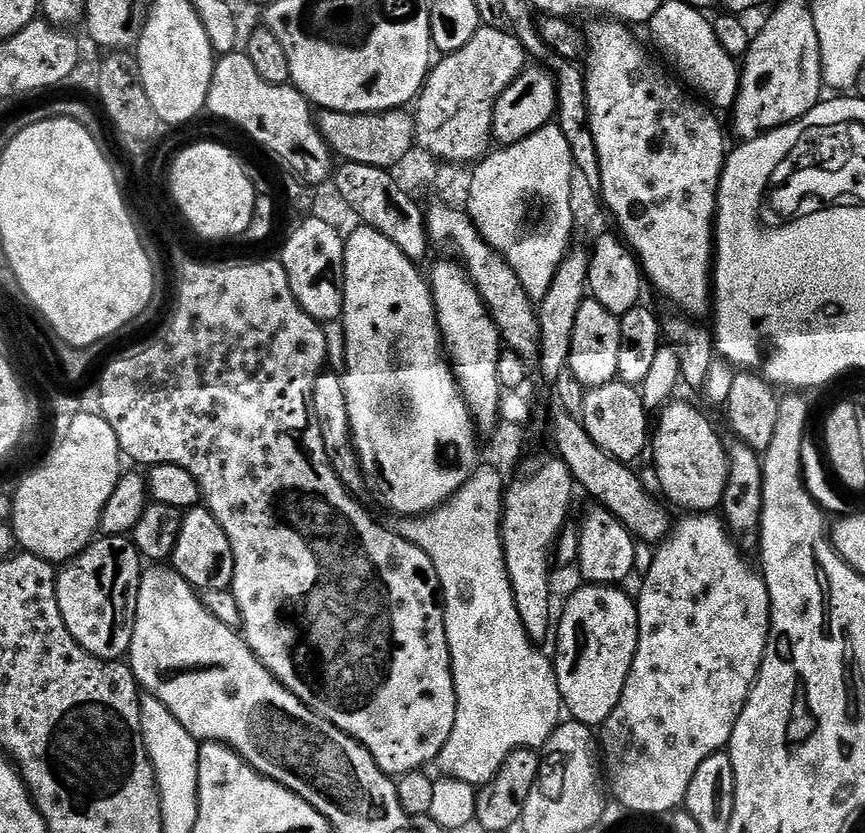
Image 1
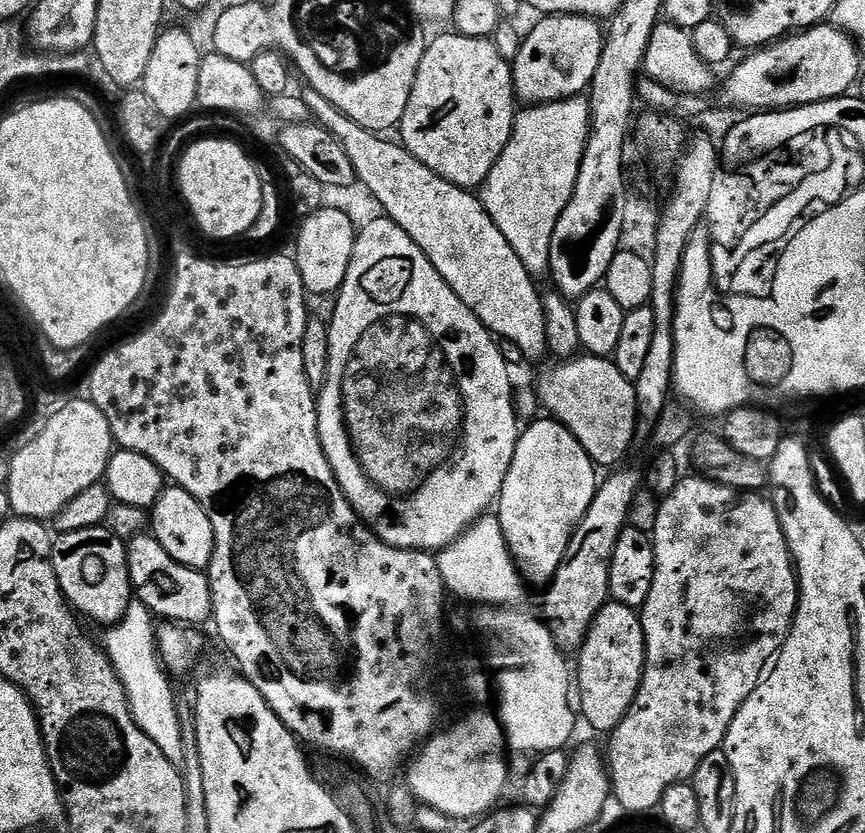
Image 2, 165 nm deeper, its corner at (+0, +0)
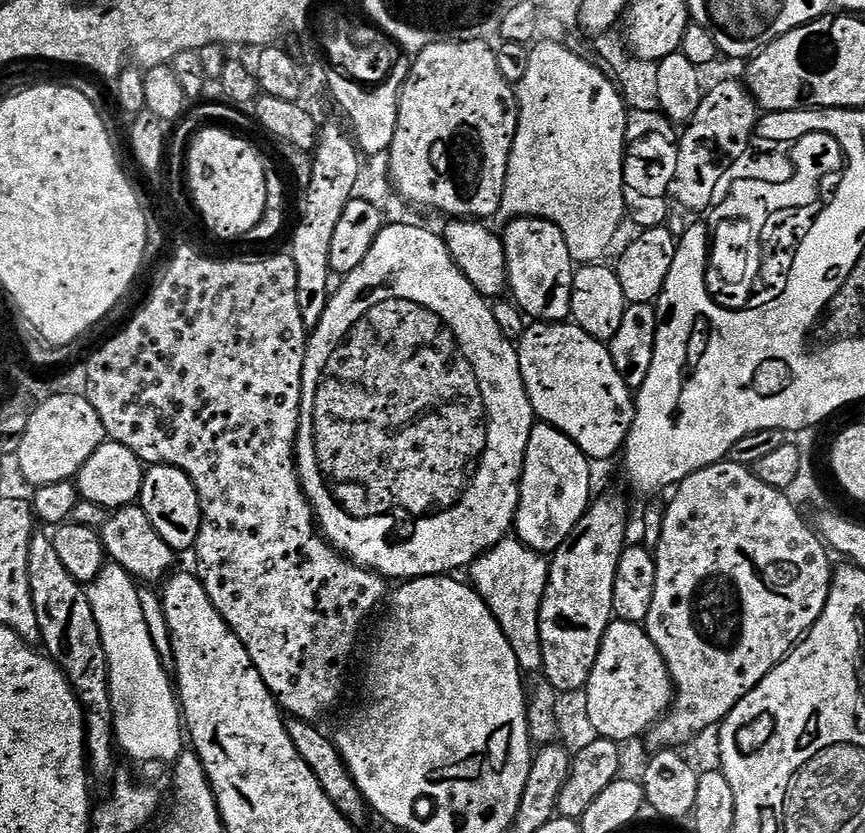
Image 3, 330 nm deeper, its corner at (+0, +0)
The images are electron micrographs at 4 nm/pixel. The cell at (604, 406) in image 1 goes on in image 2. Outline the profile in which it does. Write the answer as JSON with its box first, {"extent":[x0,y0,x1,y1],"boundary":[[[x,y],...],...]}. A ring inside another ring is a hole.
{"extent":[536,354,636,470],"boundary":[[[581,354],[575,360],[565,360],[555,366],[557,368],[546,369],[536,384],[541,402],[574,434],[593,464],[605,470],[619,465],[636,439],[635,383],[627,380],[622,370],[603,356]]]}

